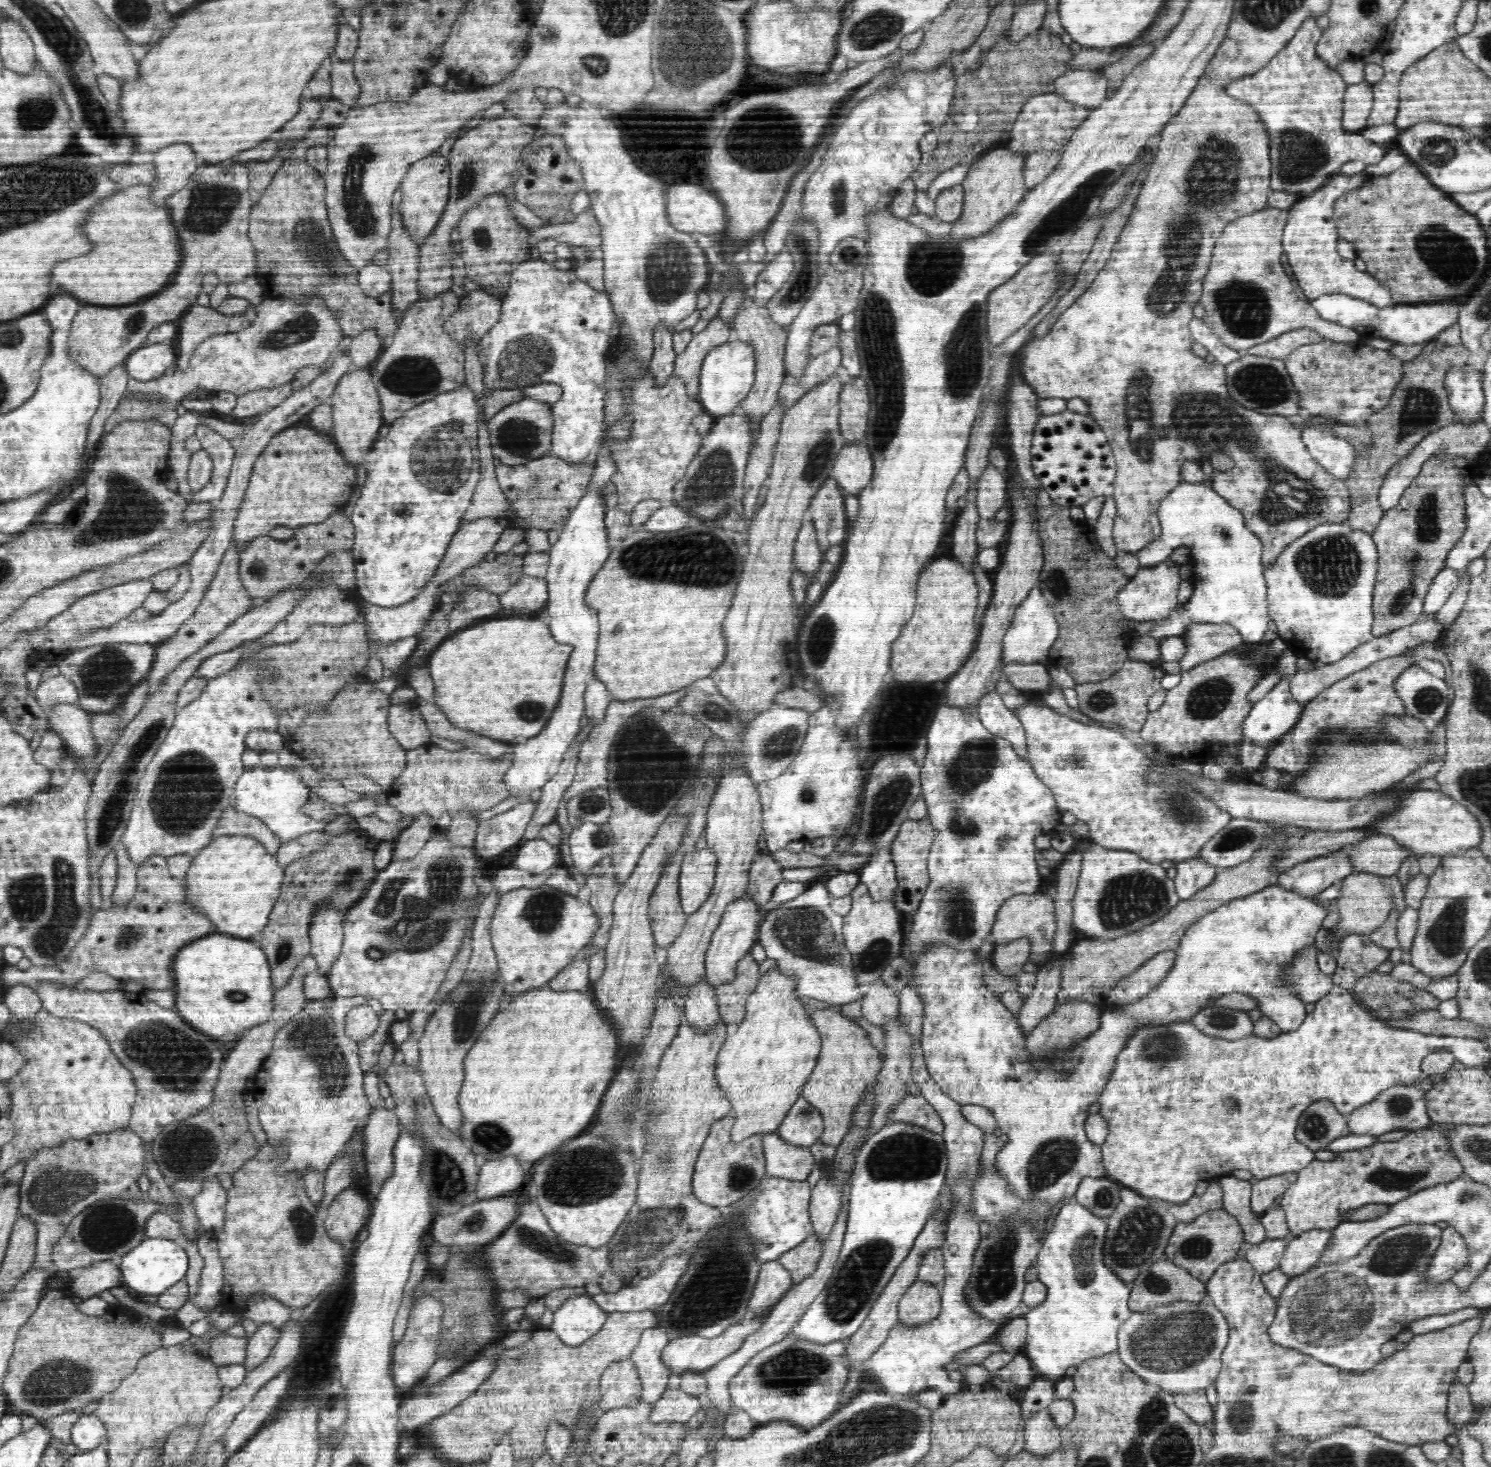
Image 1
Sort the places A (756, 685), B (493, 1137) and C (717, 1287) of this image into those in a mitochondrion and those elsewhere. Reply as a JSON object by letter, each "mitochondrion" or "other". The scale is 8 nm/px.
{"A":"other","B":"mitochondrion","C":"mitochondrion"}

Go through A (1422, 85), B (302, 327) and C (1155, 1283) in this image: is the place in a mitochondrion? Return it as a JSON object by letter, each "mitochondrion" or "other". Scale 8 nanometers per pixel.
{"A":"other","B":"mitochondrion","C":"mitochondrion"}

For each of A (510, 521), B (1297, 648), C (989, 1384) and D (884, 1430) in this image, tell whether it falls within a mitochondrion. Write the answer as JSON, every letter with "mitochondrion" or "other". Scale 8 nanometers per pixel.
{"A":"other","B":"other","C":"other","D":"mitochondrion"}

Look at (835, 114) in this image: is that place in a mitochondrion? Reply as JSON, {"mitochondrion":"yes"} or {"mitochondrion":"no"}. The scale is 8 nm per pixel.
{"mitochondrion":"no"}

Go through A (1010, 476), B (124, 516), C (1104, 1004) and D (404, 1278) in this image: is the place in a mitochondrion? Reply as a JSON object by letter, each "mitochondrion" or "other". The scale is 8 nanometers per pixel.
{"A":"other","B":"mitochondrion","C":"other","D":"other"}

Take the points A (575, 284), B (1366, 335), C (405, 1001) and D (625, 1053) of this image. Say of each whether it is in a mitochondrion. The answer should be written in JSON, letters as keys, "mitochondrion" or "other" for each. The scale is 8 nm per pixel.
{"A":"other","B":"other","C":"other","D":"other"}

